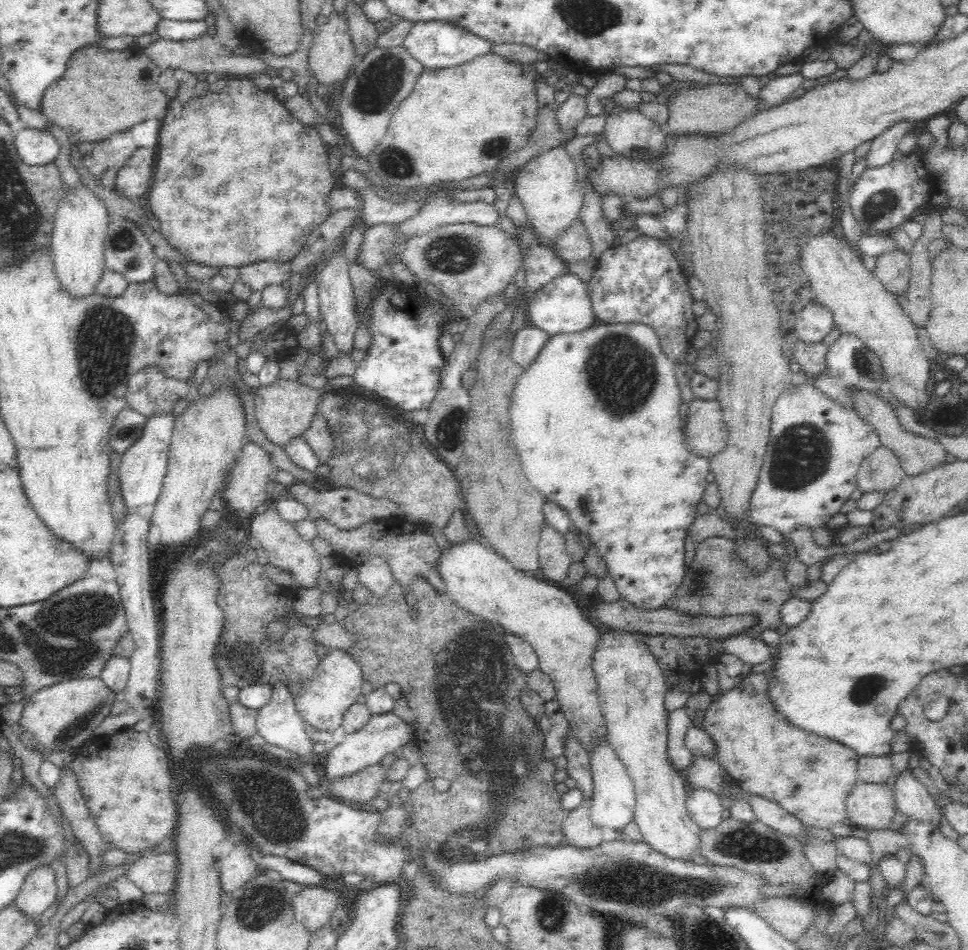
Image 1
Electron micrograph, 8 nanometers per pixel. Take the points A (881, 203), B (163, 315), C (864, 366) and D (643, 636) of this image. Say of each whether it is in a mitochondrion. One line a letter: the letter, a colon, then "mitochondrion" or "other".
A: mitochondrion
B: other
C: mitochondrion
D: other

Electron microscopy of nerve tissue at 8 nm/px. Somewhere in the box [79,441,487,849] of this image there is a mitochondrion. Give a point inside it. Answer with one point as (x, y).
(245, 653)

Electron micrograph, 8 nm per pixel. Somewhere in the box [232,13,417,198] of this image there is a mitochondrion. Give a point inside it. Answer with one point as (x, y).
(376, 88)

